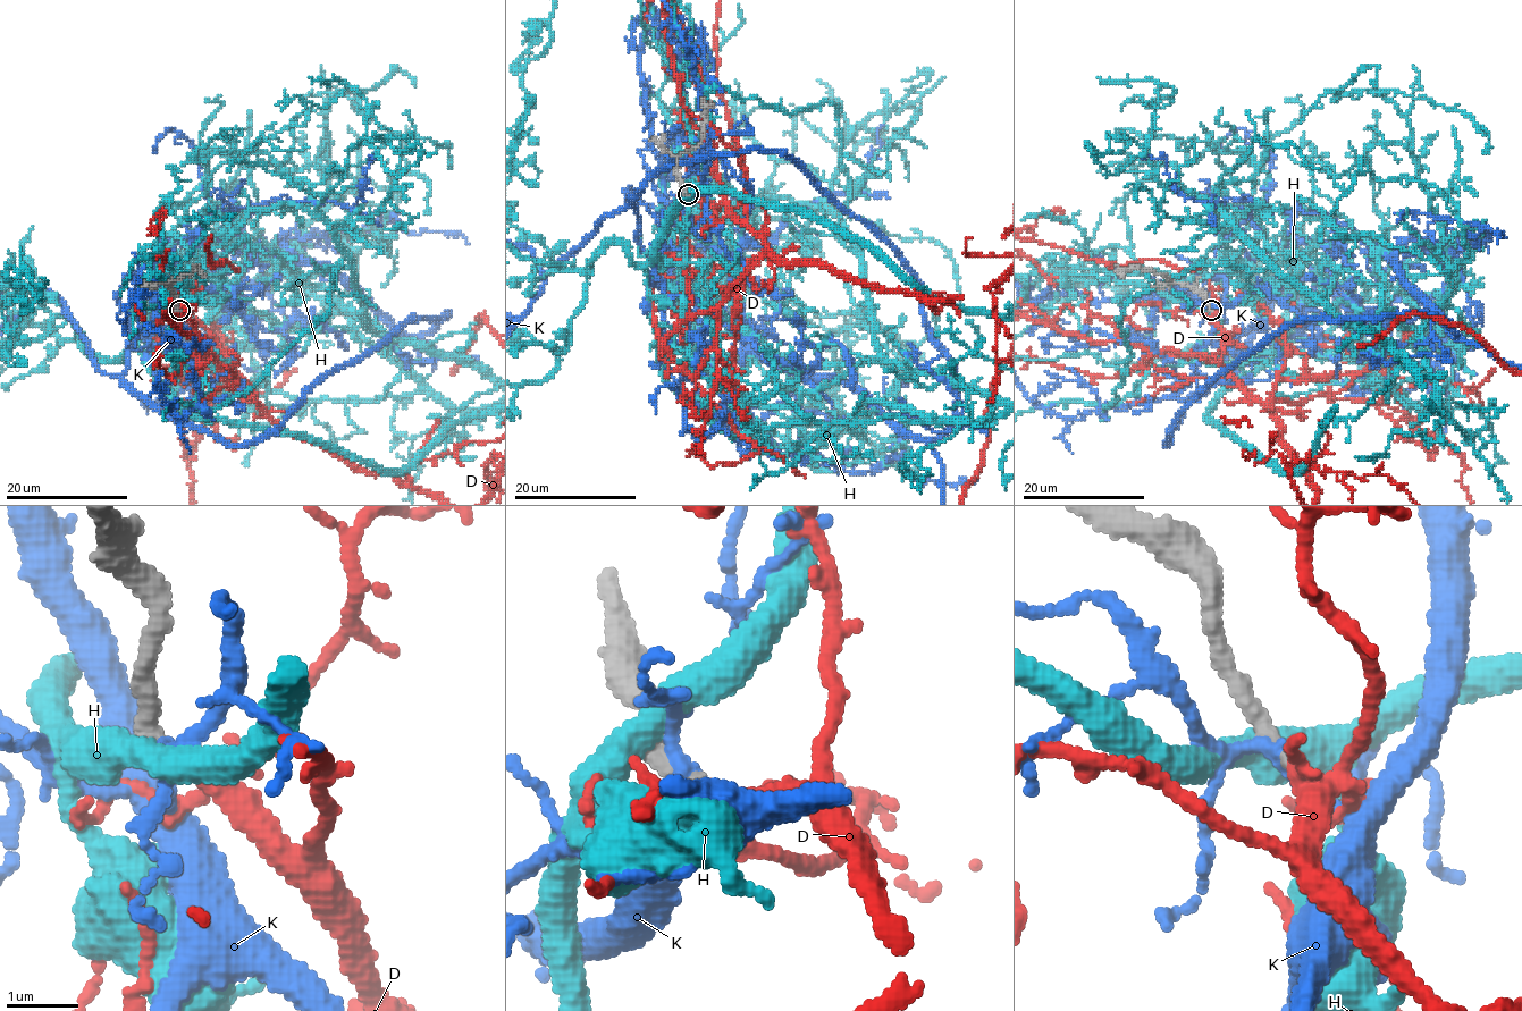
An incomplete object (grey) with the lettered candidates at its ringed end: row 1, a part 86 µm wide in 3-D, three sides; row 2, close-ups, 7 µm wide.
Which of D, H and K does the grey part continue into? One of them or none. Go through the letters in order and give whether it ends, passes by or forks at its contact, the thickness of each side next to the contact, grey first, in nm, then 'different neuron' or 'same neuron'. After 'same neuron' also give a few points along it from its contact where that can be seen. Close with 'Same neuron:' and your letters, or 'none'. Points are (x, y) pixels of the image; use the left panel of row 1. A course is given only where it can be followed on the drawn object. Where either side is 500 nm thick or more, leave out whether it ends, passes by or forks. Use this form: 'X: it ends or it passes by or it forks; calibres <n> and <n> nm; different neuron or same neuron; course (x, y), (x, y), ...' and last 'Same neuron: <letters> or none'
D: it forks; calibres 280 and 200 nm; same neuron
H: it passes by; calibres 360 and 460 nm; different neuron
K: it forks; calibres 320 and 150 nm; different neuron
Same neuron: D

